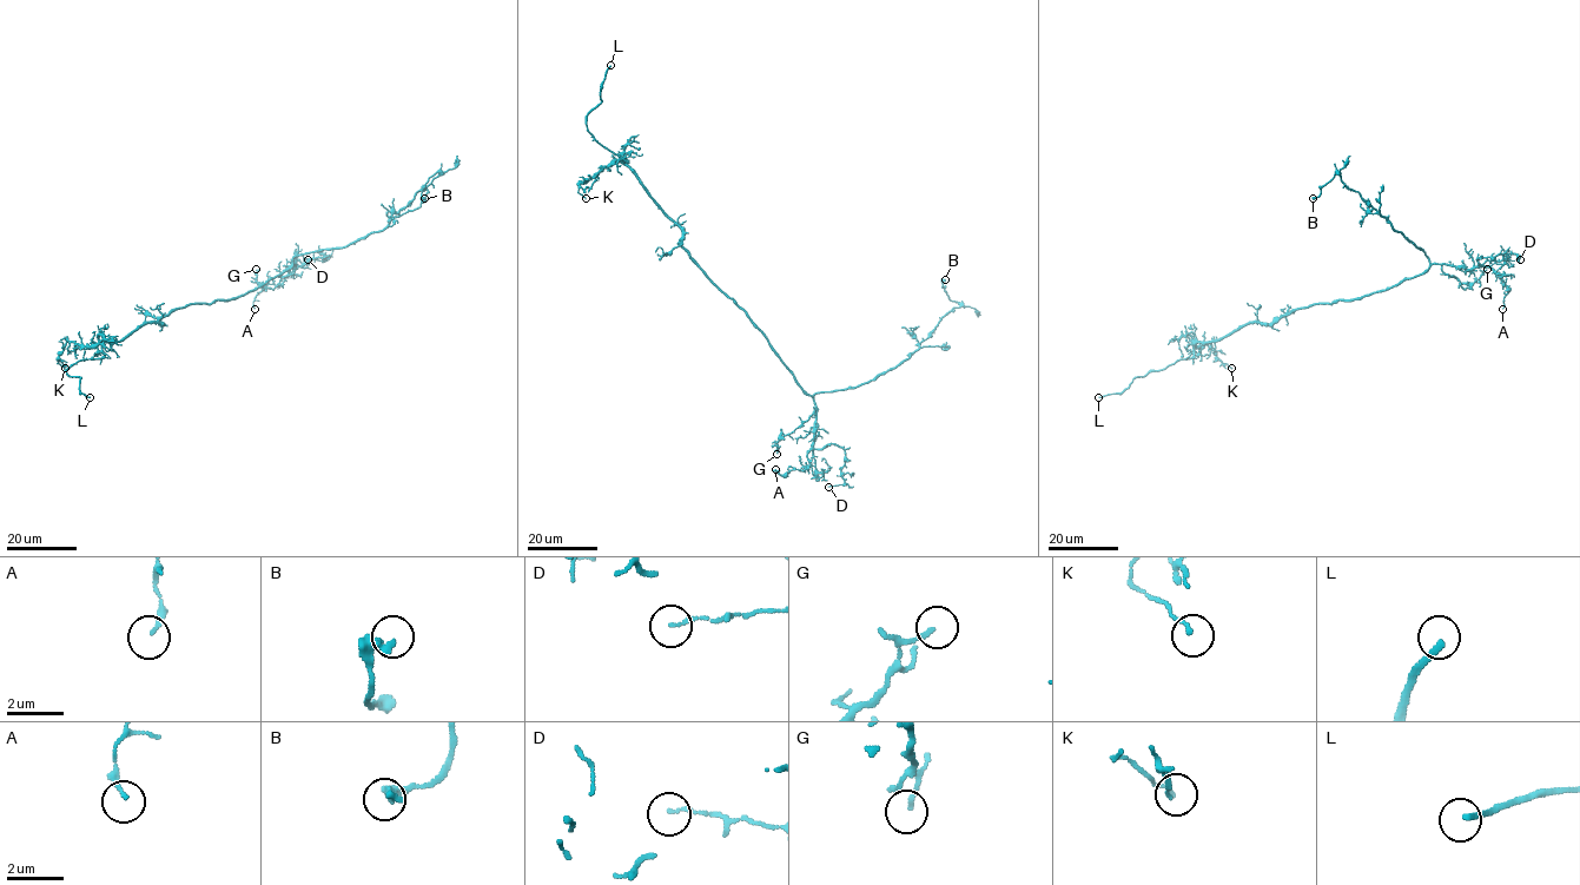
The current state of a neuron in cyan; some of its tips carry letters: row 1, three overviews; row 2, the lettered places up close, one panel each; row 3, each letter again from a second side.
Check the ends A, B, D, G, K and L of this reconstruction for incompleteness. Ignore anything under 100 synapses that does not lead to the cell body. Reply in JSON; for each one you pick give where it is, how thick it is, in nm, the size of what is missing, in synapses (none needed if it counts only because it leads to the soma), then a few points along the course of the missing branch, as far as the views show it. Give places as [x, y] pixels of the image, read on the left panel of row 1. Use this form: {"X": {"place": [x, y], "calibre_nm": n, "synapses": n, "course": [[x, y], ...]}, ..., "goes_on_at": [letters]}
{"L": {"place": [90, 397], "calibre_nm": 240, "course": [[90, 397], [121, 414]]}, "goes_on_at": ["L"]}

